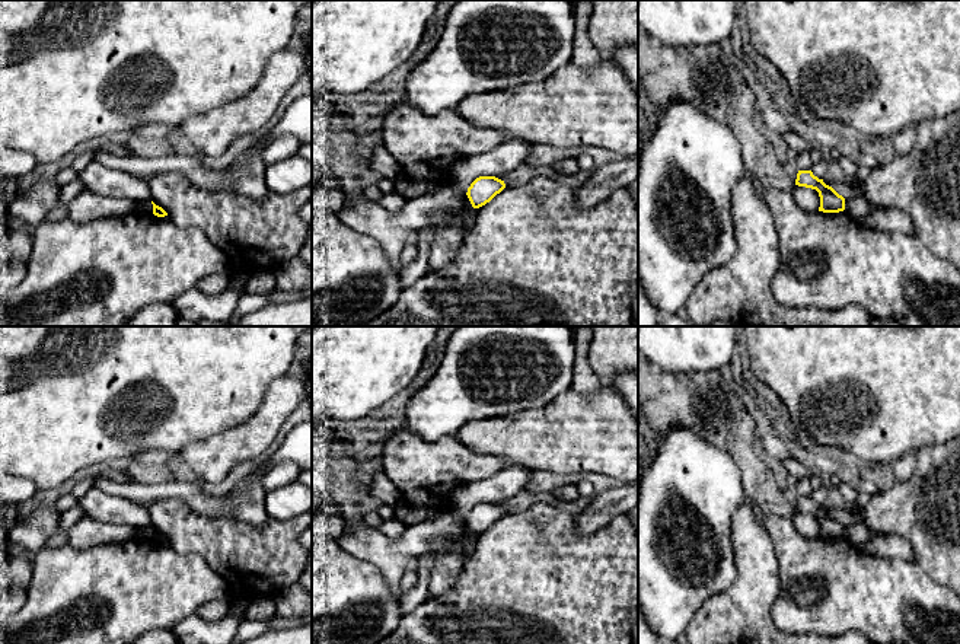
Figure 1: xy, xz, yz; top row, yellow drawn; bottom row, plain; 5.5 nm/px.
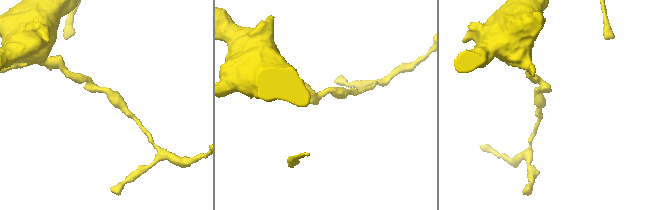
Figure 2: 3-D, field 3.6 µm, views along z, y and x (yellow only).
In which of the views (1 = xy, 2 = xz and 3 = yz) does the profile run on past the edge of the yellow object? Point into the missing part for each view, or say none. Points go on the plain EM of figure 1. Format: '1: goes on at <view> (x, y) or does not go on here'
1: does not go on here
2: does not go on here
3: does not go on here

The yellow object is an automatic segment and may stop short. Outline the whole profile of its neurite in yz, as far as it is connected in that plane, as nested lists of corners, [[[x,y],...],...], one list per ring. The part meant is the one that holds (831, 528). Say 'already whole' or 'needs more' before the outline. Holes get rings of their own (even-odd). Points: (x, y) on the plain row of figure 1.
already whole | [[[798,497],[795,511],[811,514],[819,519],[819,538],[839,539],[845,536],[845,525],[839,522],[832,513],[826,511],[823,506],[814,503],[811,497]]]

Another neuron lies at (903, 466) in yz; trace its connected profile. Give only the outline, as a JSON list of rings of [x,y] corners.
[[[909,452],[893,462],[893,474],[896,481],[905,482],[910,478],[918,465],[916,452]]]

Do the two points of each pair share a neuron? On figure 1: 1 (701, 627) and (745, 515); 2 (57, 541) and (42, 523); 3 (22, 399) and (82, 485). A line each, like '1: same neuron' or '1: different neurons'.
1: same neuron
2: different neurons
3: different neurons

